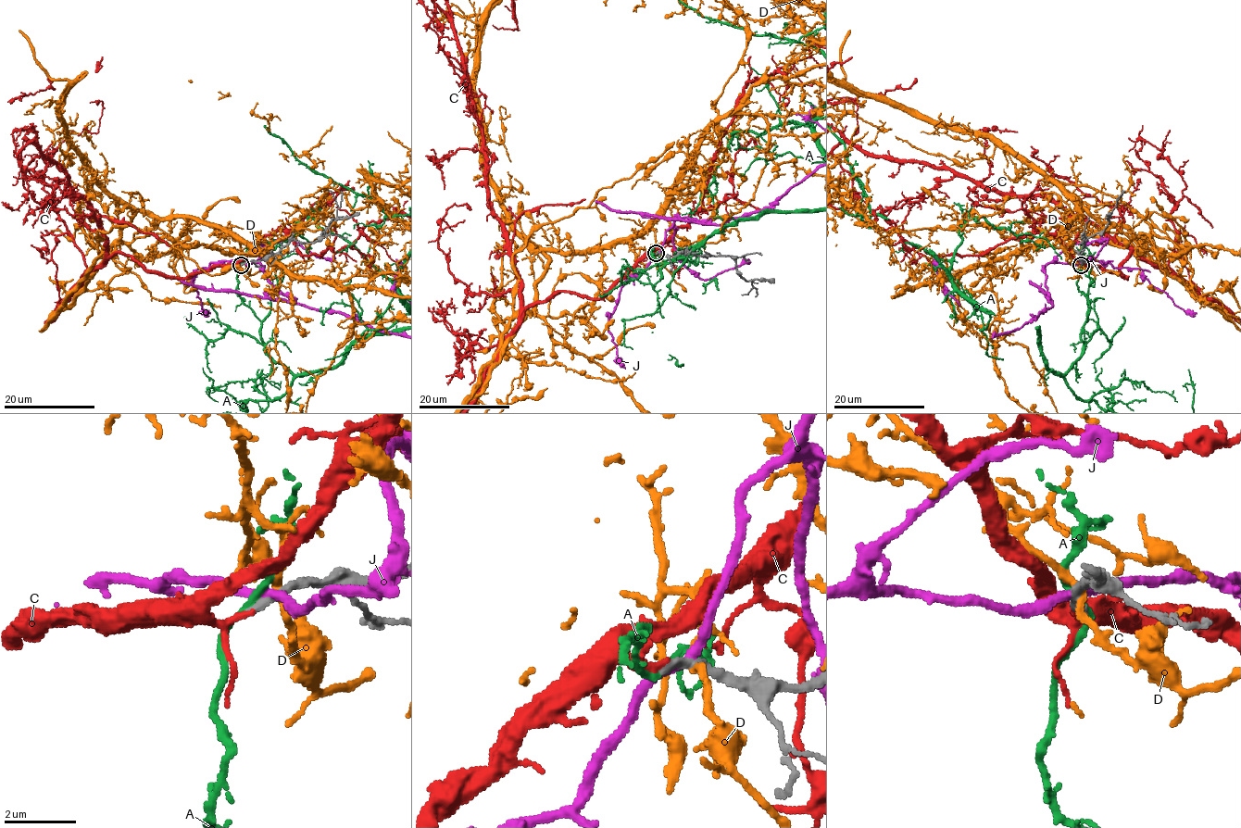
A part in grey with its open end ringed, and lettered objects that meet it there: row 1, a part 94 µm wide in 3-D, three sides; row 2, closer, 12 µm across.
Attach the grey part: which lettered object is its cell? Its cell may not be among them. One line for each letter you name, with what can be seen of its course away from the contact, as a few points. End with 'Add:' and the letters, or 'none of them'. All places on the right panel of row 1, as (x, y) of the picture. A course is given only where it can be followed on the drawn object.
Add: C

